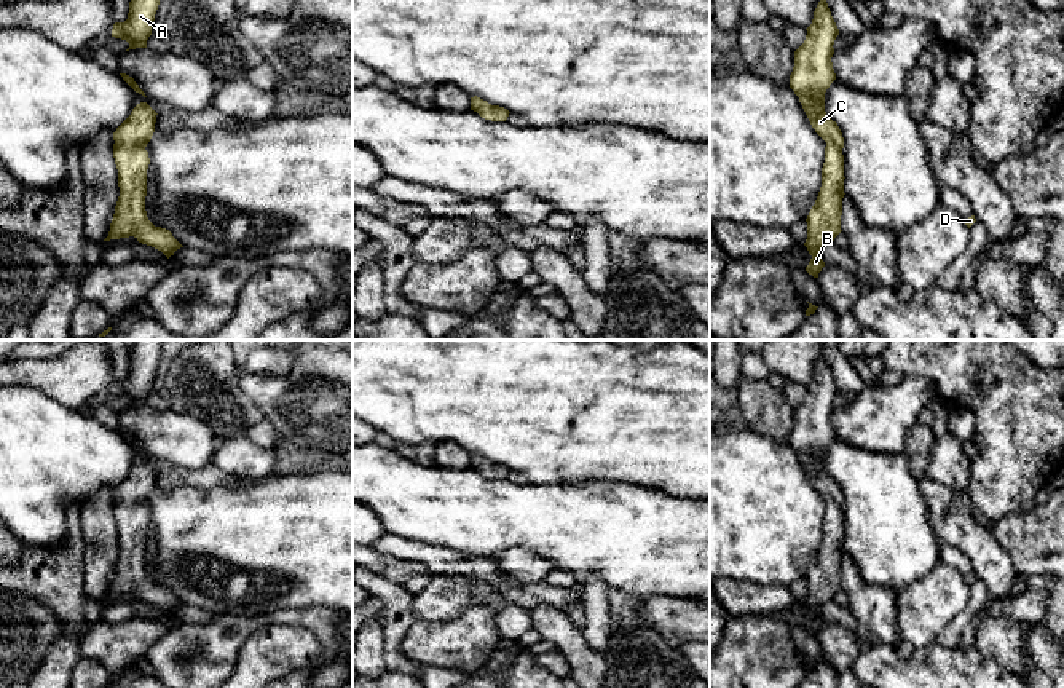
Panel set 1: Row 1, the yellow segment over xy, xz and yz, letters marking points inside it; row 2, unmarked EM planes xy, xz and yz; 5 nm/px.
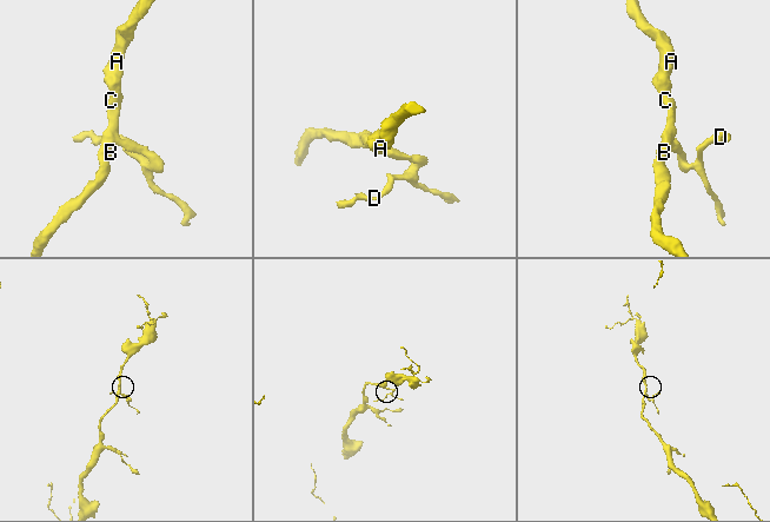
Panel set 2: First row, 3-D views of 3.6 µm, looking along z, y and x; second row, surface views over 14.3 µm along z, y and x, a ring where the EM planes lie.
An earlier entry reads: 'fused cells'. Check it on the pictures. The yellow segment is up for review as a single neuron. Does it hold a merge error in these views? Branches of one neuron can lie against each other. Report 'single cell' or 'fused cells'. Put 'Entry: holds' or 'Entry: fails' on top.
Entry: fails
single cell

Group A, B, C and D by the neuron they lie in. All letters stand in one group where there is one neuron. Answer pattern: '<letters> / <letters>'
A B C D

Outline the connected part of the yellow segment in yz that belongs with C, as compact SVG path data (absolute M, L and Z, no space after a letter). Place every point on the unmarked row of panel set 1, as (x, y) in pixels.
M825 354L818 359L812 382L806 386L804 401L794 409L794 425L790 433L790 445L815 487L826 500L825 520L822 525L822 544L807 579L804 603L812 613L806 629L814 635L825 624L822 603L833 600L841 587L844 556L844 495L836 479L825 469L825 450L836 437L831 415L839 386L831 374Z

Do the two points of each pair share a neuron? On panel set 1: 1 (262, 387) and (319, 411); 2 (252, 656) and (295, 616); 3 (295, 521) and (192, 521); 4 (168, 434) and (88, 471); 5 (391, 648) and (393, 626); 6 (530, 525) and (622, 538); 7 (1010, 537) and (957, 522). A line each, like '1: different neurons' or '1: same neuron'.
1: same neuron
2: different neurons
3: same neuron
4: different neurons
5: same neuron
6: same neuron
7: different neurons

